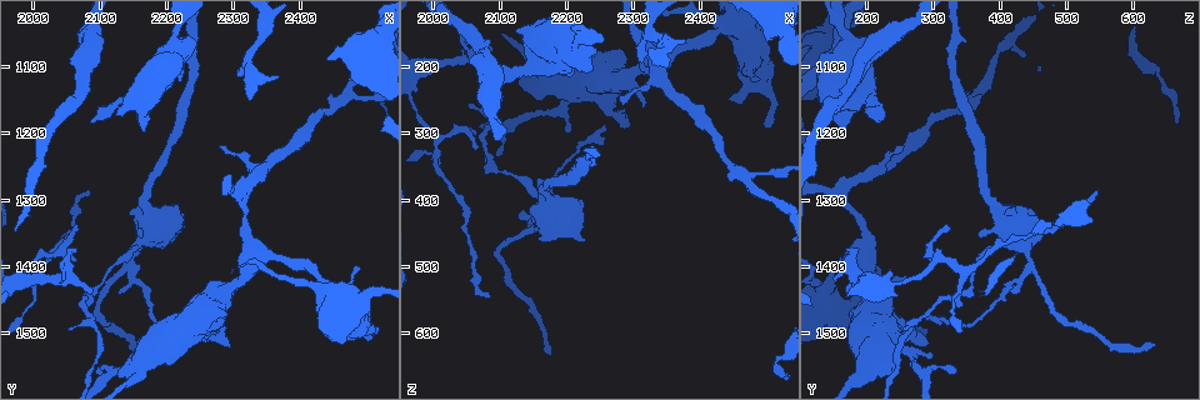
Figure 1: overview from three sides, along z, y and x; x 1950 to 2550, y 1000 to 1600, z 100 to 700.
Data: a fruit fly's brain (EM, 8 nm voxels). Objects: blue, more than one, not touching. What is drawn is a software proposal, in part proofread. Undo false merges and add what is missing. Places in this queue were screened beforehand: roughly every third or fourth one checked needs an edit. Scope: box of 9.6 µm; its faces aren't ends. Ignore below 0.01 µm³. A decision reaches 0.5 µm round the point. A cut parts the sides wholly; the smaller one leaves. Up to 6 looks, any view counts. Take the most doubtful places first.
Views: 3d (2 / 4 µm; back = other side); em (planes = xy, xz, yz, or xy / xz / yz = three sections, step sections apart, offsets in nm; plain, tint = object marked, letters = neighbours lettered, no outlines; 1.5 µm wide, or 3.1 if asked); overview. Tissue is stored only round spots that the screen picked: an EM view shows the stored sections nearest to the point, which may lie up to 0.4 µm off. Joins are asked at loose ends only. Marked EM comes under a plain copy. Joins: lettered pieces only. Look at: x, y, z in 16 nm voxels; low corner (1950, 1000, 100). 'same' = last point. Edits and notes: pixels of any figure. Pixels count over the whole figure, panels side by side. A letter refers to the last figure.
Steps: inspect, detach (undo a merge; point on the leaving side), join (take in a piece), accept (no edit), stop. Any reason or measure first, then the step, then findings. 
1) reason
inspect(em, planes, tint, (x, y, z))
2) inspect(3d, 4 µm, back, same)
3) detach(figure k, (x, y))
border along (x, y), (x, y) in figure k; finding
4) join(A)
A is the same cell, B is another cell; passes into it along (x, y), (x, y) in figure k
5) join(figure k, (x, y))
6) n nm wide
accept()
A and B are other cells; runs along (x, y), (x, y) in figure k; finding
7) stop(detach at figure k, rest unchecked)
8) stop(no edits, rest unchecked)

branch stops here
inspect(3d, 2 µm, (2500, 1500, 290))

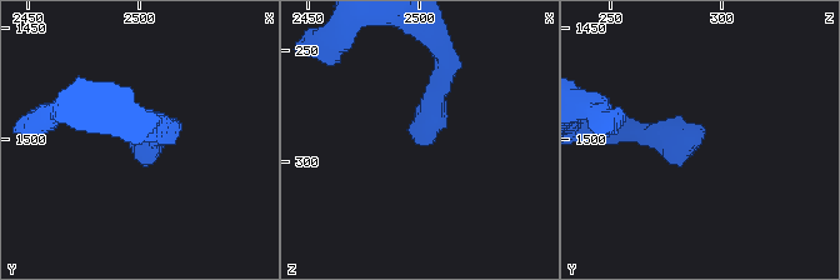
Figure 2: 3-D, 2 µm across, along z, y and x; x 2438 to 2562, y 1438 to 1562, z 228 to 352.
inspect(em, yz, step 8, letters, (2497, 1497, 291))

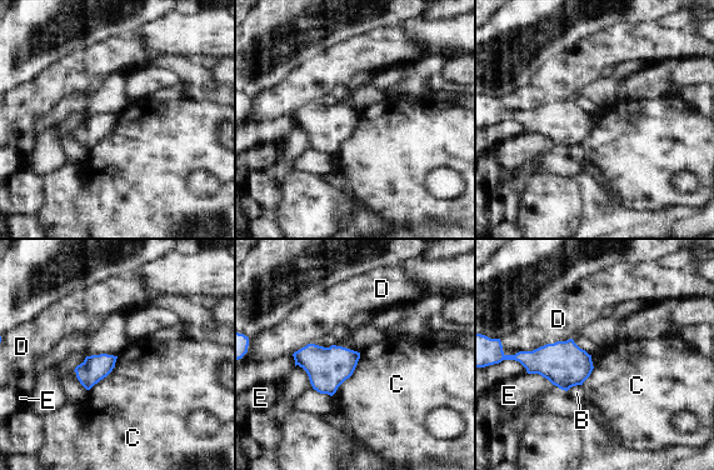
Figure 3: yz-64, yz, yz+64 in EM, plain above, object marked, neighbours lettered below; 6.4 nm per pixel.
inspect(em, planes, letters, same)

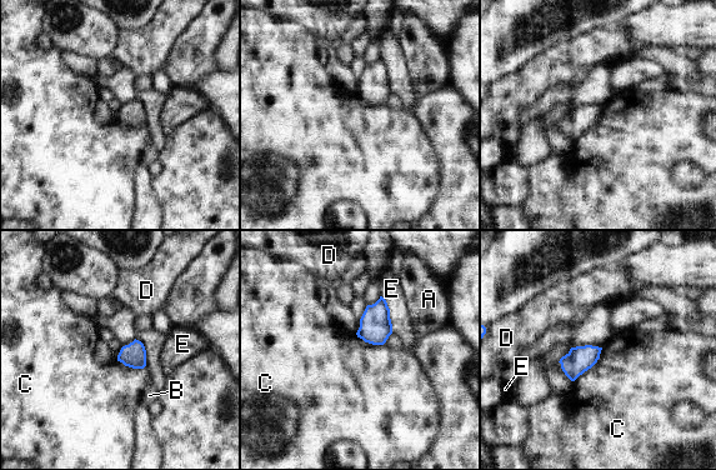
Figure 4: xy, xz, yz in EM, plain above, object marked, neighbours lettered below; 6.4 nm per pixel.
accept()
A, B, C, D and E are other cells; border along (602, 348), (599, 359), (572, 381) in figure 4; none of them fits

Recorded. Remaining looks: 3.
inspect(em, xz, step 8, tint, (1995, 1455, 330))

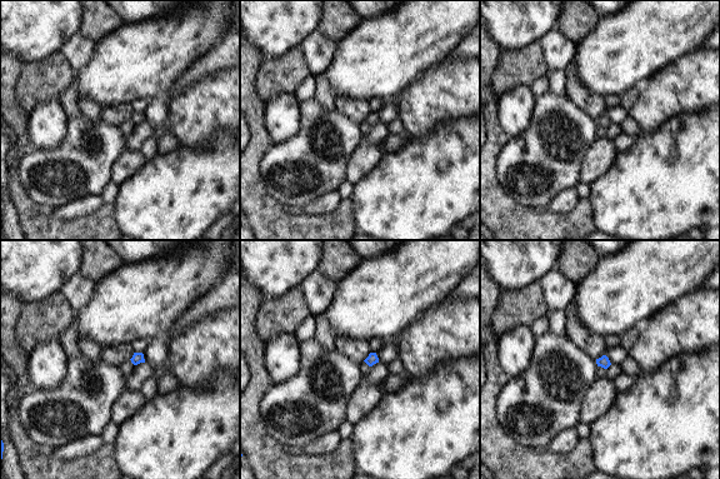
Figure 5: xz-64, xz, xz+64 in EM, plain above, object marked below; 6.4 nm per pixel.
inspect(em, planes, letters, same)

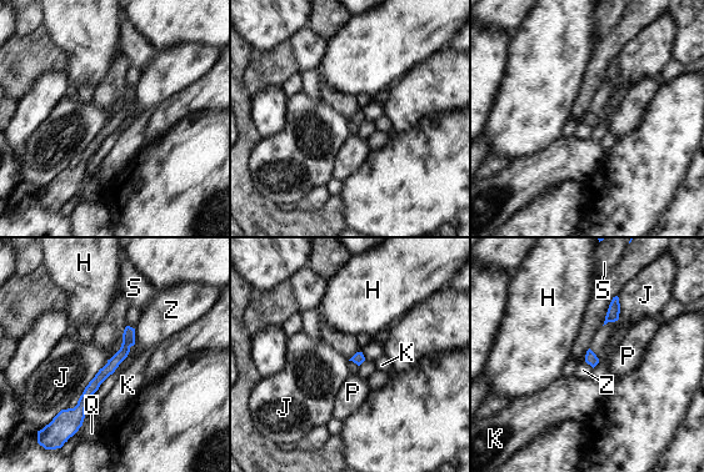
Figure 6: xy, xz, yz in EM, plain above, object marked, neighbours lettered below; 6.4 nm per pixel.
accept()
H, J, K, P, Q, S and Z are other cells; border along (108, 361), (89, 382), (78, 401) in figure 6; continuous, no second neuron

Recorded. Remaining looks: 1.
tapers out
inspect(em, planes, letters, (2285, 1220, 255))

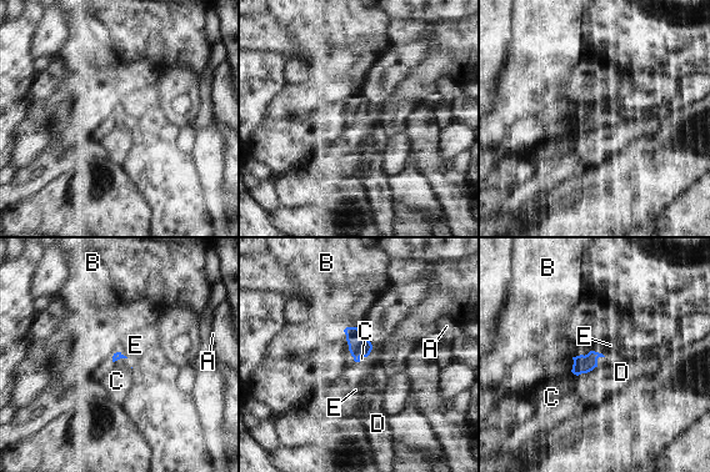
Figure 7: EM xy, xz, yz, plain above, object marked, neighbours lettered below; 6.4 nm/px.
accept()
A, B, C, D and E are other cells; border along (604, 356), (591, 370), (571, 372) in figure 7; no lettered piece goes on from it

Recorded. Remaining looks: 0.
stop(no edits, rest unchecked)

